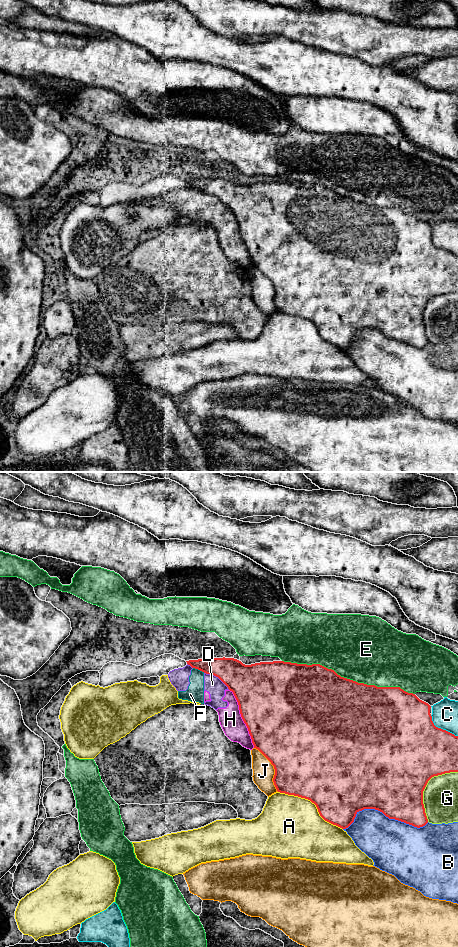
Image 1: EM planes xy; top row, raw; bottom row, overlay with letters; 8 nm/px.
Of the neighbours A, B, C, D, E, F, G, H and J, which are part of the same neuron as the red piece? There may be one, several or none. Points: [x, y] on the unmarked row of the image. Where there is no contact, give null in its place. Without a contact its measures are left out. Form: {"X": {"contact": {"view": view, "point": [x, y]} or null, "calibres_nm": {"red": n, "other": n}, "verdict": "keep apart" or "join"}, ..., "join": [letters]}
{"A": {"contact": {"view": "xy", "point": [313, 322]}, "calibres_nm": {"red": 500, "other": 480}, "verdict": "keep apart"}, "B": {"contact": {"view": "xy", "point": [383, 333]}, "calibres_nm": {"red": 480, "other": 380}, "verdict": "keep apart"}, "C": {"contact": {"view": "xy", "point": [440, 248]}, "calibres_nm": {"red": 480, "other": 200}, "verdict": "keep apart"}, "D": {"contact": {"view": "xy", "point": [217, 196]}, "calibres_nm": {"red": 280, "other": 140}, "verdict": "keep apart"}, "E": {"contact": {"view": "xy", "point": [348, 199]}, "calibres_nm": {"red": 500, "other": 500}, "verdict": "keep apart"}, "F": {"contact": {"view": "xy", "point": [199, 189]}, "calibres_nm": {"red": 220, "other": 140}, "verdict": "keep apart"}, "G": {"contact": {"view": "xy", "point": [425, 306]}, "calibres_nm": {"red": 500, "other": 280}, "verdict": "keep apart"}, "H": {"contact": {"view": "xy", "point": [242, 238]}, "calibres_nm": {"red": 500, "other": 180}, "verdict": "keep apart"}, "J": {"contact": {"view": "xy", "point": [274, 288]}, "calibres_nm": {"red": 500, "other": 180}, "verdict": "keep apart"}, "join": []}

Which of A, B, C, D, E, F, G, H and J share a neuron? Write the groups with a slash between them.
A / B / C D F H / E / G / J

